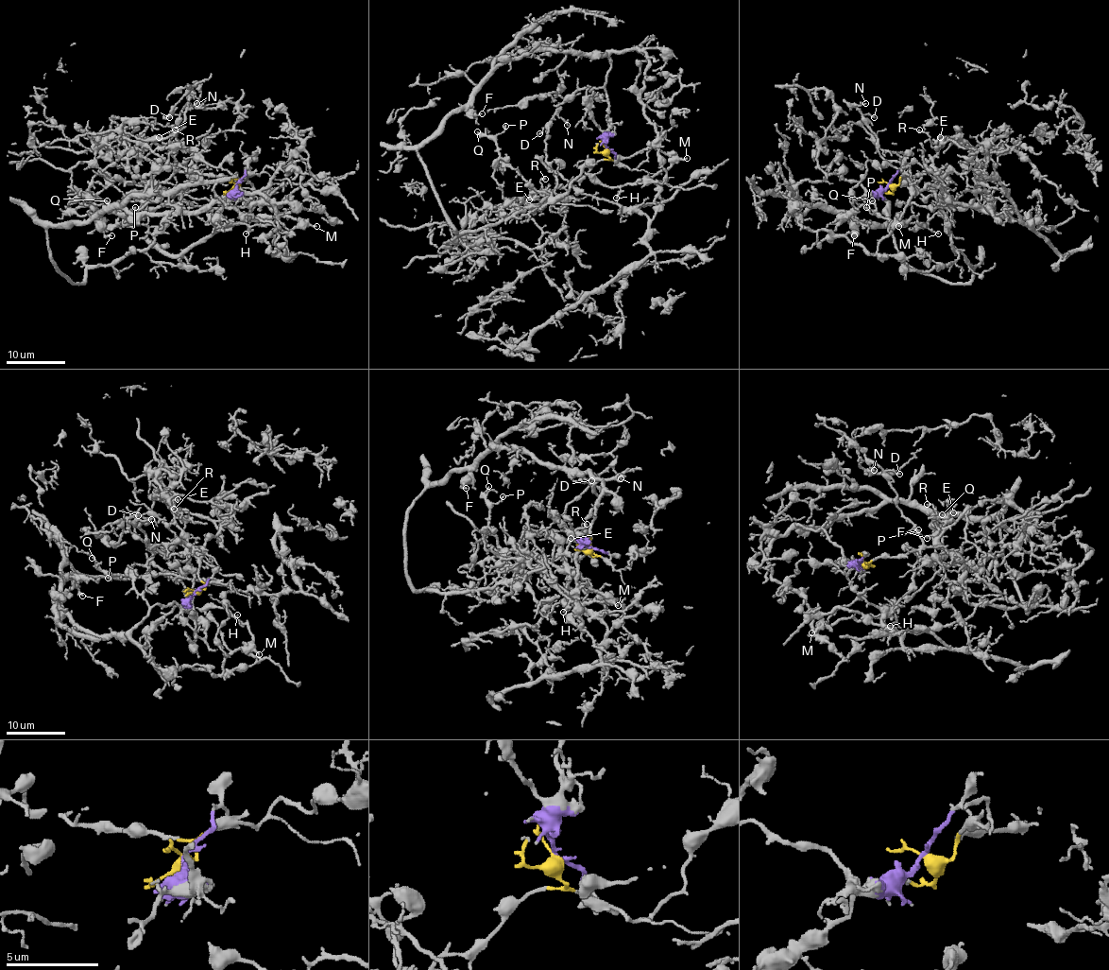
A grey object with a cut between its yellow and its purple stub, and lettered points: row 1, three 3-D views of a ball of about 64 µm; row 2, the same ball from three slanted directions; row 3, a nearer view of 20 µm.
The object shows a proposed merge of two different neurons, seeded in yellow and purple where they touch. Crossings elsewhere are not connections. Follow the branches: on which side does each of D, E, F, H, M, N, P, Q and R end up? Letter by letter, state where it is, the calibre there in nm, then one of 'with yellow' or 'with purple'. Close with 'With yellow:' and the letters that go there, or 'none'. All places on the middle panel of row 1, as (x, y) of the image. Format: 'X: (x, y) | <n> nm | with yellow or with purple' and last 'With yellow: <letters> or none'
D: (539, 133) | 140 nm | with yellow
E: (529, 199) | 100 nm | with yellow
F: (482, 113) | 130 nm | with purple
H: (616, 198) | 80 nm | with purple
M: (687, 158) | 150 nm | with purple
N: (567, 125) | 140 nm | with yellow
P: (505, 126) | 160 nm | with yellow
Q: (477, 131) | 80 nm | with yellow
R: (545, 179) | 160 nm | with yellow
With yellow: D, E, N, P, Q, R

